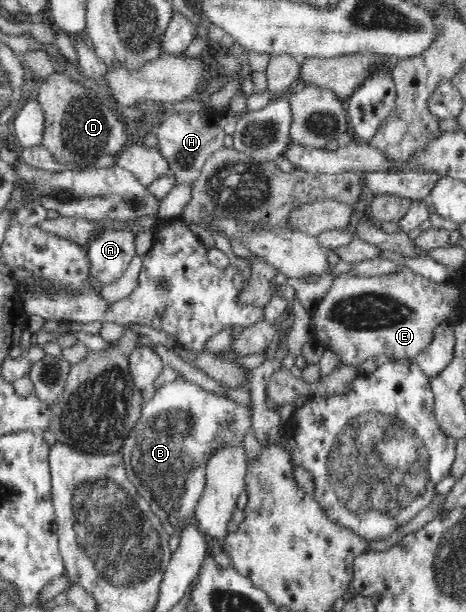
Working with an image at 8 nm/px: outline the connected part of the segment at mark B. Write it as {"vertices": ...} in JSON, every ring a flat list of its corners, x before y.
{"vertices":[[181,378,153,387,153,390,154,395,142,404,139,420,129,432,129,440,123,444,118,459,123,463,133,486,151,504,151,510,157,514,157,518,163,524,171,522,171,528,179,533,185,516,196,510,201,498,205,484,205,456,209,456,209,449,221,445,222,441,233,441,233,447,241,447,247,432,252,432,253,409,238,404,229,396,217,396]]}

